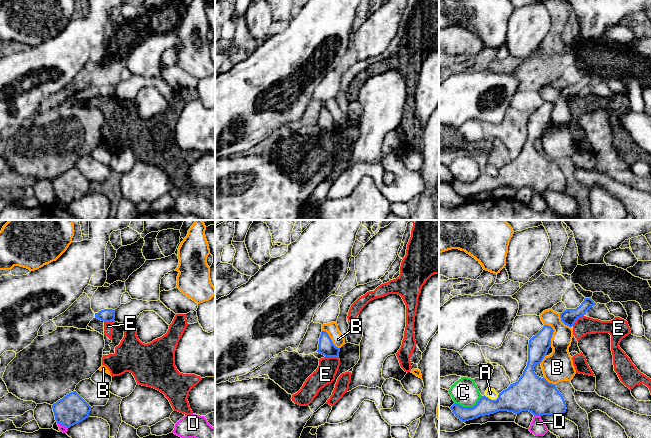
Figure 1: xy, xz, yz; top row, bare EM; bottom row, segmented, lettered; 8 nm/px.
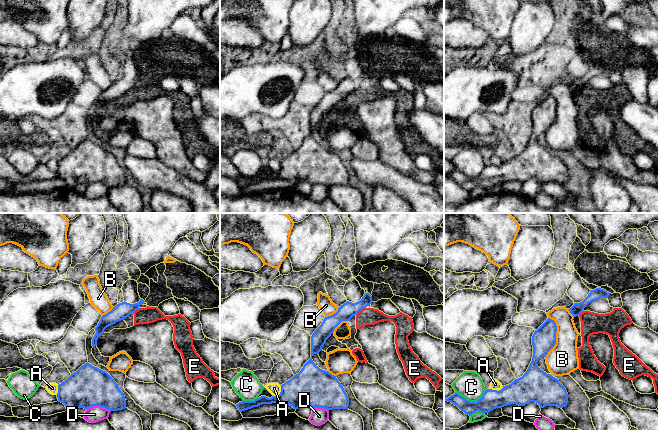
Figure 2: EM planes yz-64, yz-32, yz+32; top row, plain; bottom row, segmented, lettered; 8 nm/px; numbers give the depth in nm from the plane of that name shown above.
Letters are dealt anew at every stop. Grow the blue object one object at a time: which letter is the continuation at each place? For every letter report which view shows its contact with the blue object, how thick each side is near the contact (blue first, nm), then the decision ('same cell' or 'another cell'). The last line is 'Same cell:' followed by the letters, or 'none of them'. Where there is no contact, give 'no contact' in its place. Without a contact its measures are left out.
A: yz | 240/80 nm | another cell
B: yz | 170/200 nm | another cell
C: yz | 140/220 nm | another cell
D: yz | 300/120 nm | another cell
E: yz | 120/150 nm | another cell
Same cell: none of them

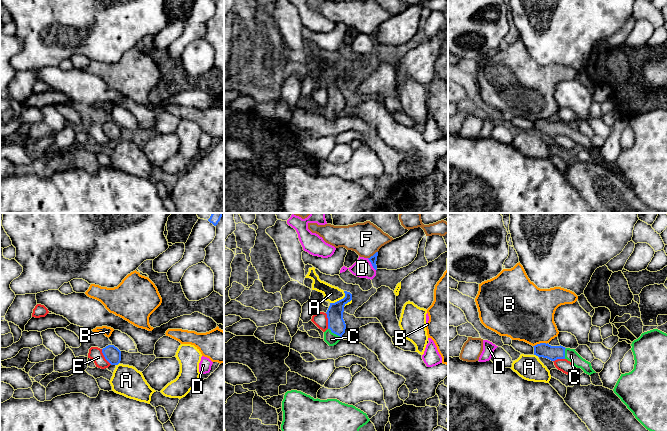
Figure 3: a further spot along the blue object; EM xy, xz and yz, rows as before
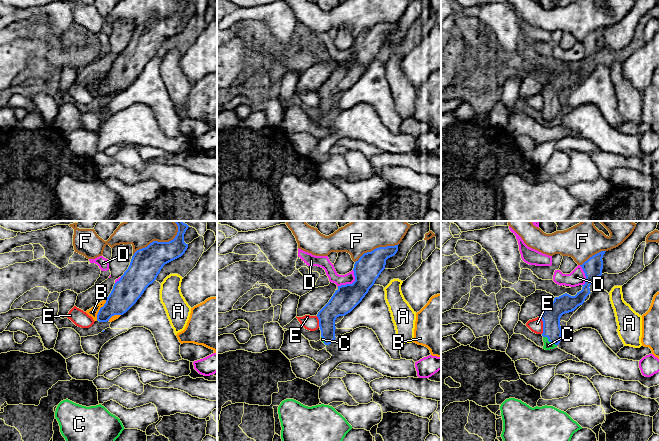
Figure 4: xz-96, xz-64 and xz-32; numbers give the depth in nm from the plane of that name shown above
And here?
A: xz | 140/130 nm | another cell
B: yz | 120/420 nm | another cell
C: xz | 140/100 nm | same cell
D: xz | 60/150 nm | another cell
E: xy | 140/110 nm | another cell
F: xz | 60/260 nm | another cell
Same cell: C

